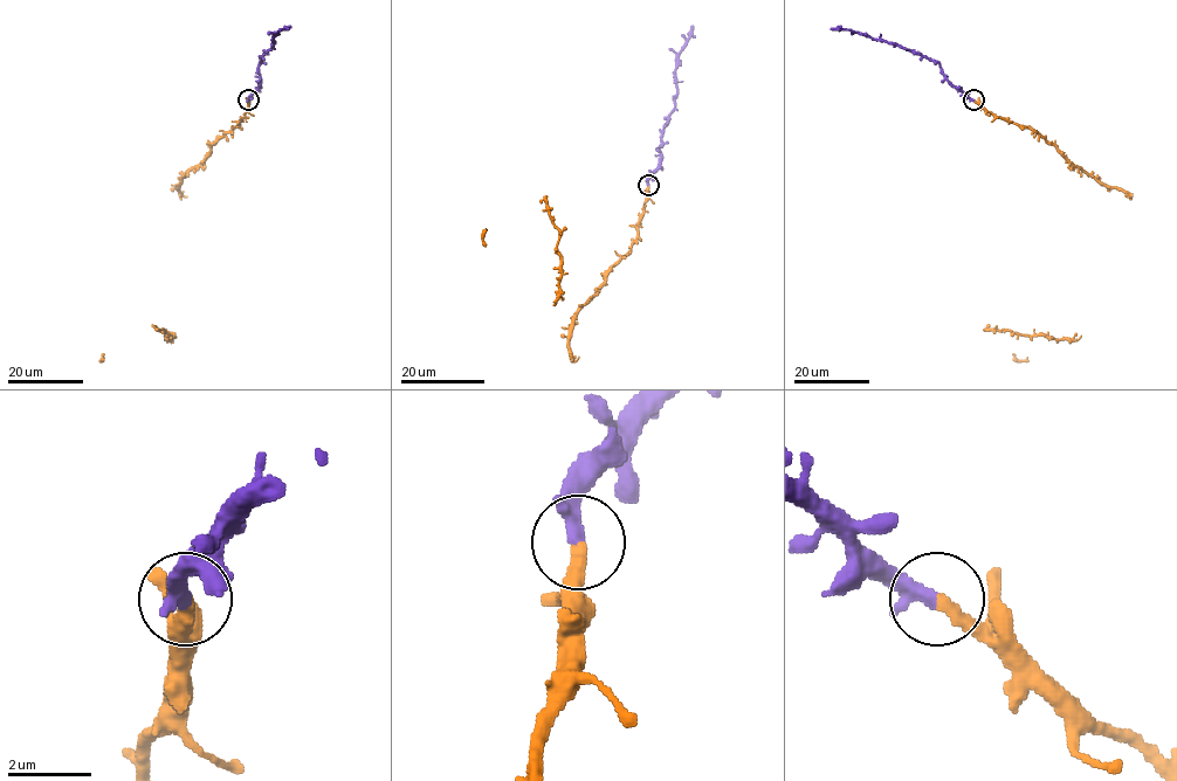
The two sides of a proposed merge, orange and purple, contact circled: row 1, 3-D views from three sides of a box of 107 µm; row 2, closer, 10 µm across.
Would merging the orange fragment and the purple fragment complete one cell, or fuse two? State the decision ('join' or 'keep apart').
join

